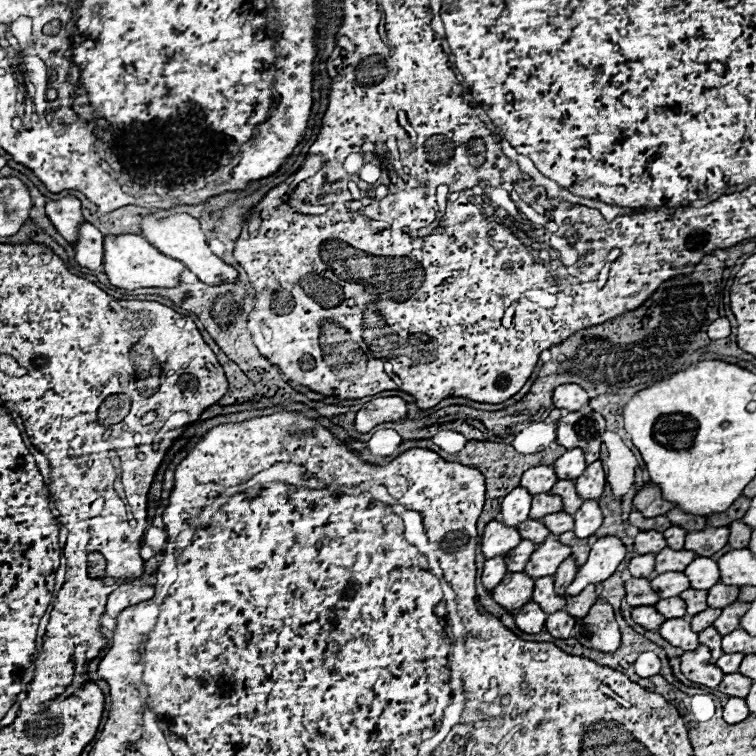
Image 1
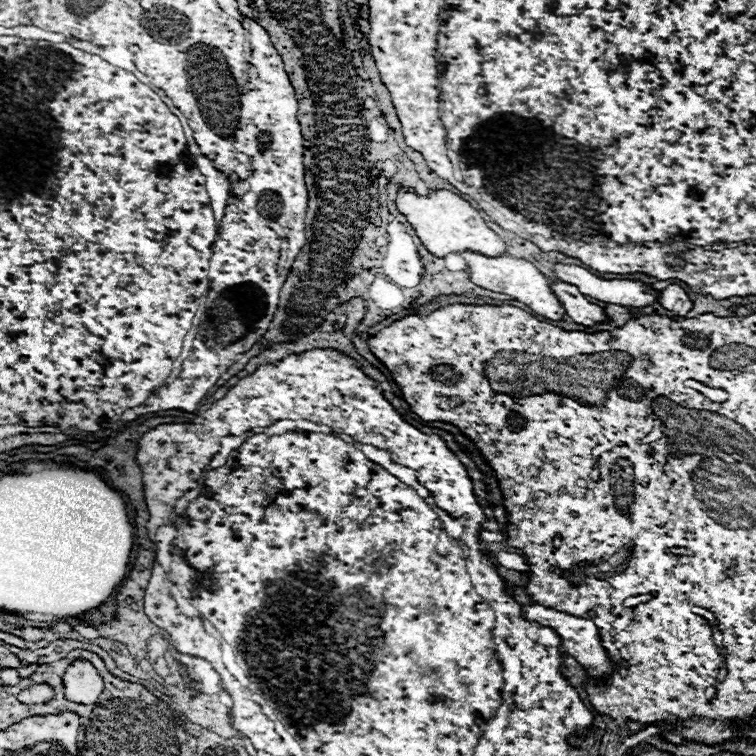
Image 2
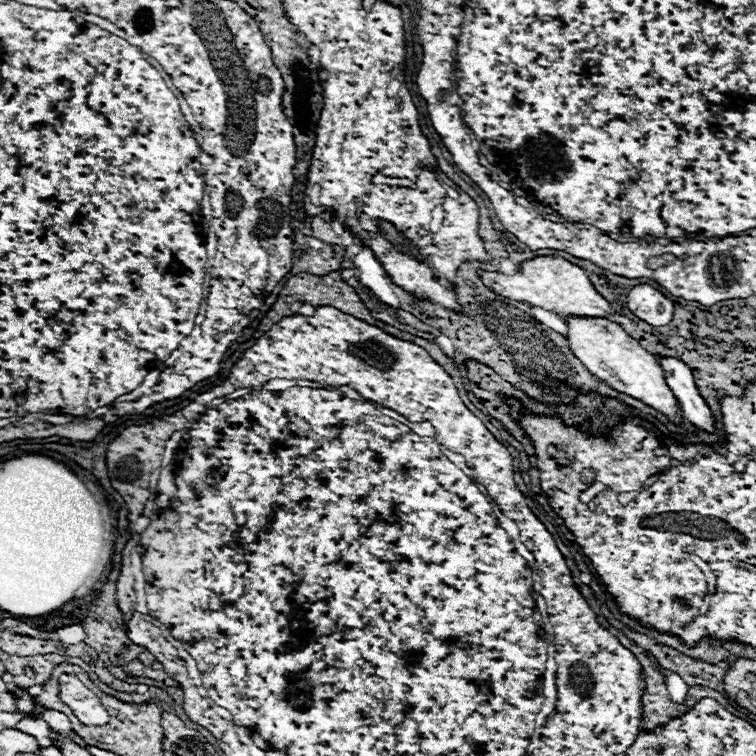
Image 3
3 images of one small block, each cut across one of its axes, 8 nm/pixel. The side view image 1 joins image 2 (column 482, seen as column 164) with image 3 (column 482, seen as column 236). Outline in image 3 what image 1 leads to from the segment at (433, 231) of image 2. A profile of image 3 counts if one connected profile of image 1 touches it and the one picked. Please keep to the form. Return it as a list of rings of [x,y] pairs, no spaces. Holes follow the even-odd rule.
[[[538,256],[534,260],[526,260],[520,266],[520,272],[514,276],[506,276],[500,272],[478,272],[482,282],[494,290],[496,294],[510,298],[510,300],[518,300],[518,302],[526,302],[530,306],[540,306],[544,310],[550,310],[558,316],[578,316],[578,318],[612,318],[616,312],[614,308],[608,304],[608,300],[604,300],[598,290],[594,288],[594,284],[588,280],[588,276],[584,274],[582,268],[570,264],[564,258],[554,258],[554,256]]]

